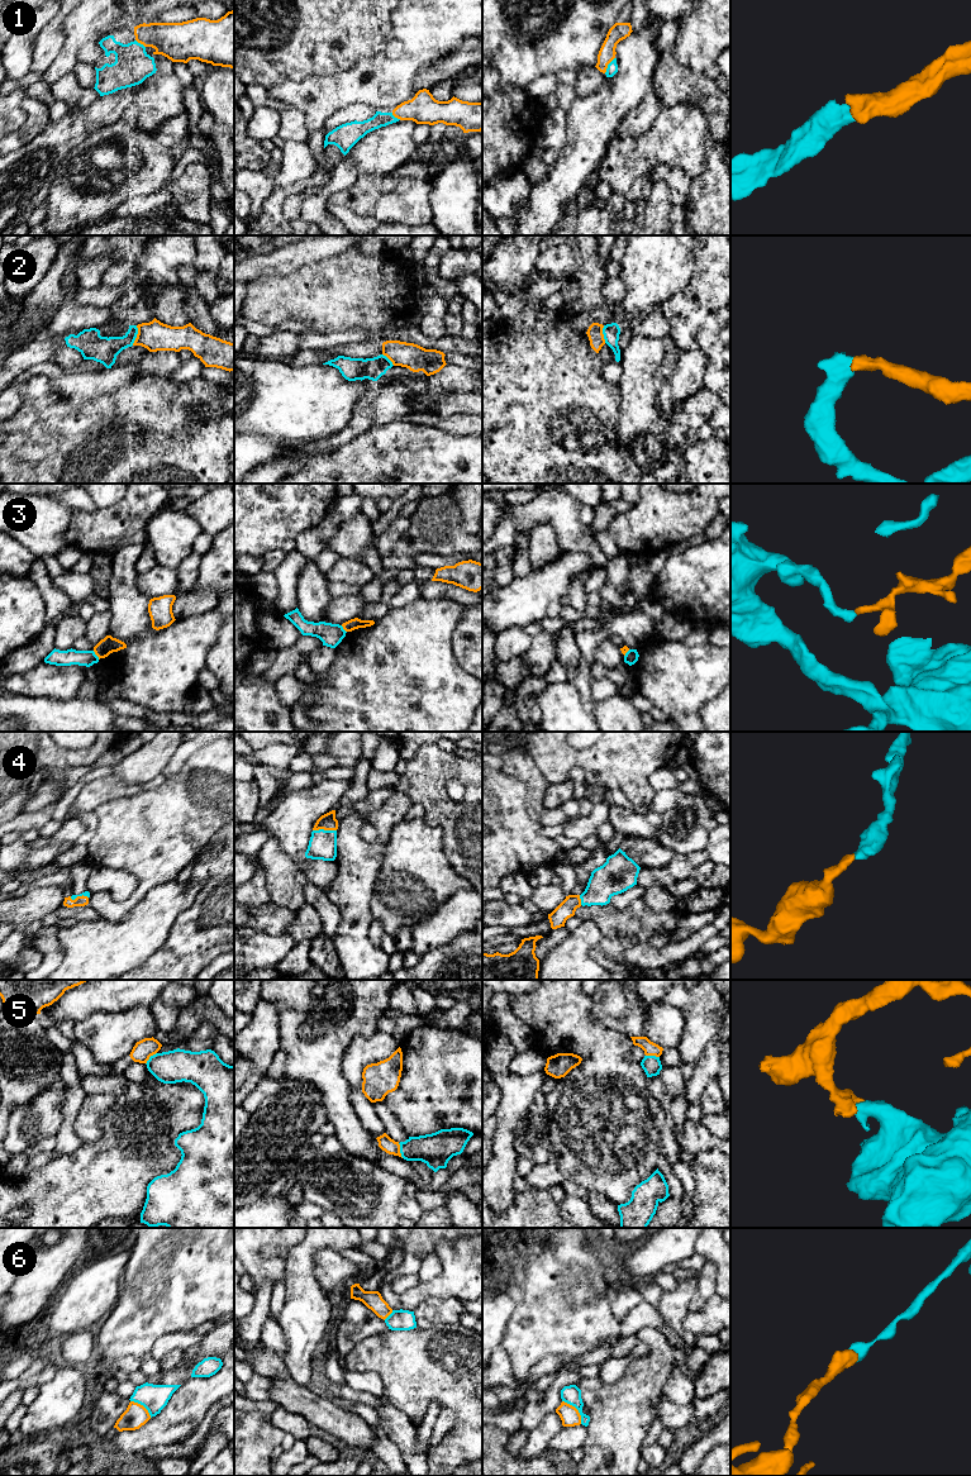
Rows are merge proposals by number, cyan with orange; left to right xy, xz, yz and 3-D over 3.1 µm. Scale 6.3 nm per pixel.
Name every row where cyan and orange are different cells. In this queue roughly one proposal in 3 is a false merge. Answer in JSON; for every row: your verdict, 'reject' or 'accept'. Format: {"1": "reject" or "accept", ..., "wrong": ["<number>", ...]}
{"1": "accept", "2": "reject", "3": "reject", "4": "accept", "5": "reject", "6": "reject", "wrong": ["2", "3", "5", "6"]}

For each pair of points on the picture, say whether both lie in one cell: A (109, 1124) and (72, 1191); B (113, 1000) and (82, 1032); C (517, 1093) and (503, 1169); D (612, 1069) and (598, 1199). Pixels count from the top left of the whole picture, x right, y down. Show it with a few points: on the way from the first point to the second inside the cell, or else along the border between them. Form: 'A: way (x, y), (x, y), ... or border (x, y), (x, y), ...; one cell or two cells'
A: way (109, 1141), (109, 1155), (89, 1175); one cell
B: border (131, 1006), (117, 1012), (95, 1012), (75, 1023); two cells
C: way (509, 1112), (504, 1150); one cell
D: border (588, 1191), (598, 1191), (608, 1196), (617, 1205); two cells

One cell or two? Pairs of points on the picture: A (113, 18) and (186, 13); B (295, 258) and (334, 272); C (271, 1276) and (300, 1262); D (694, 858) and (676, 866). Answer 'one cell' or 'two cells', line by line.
A: two cells
B: two cells
C: one cell
D: one cell

